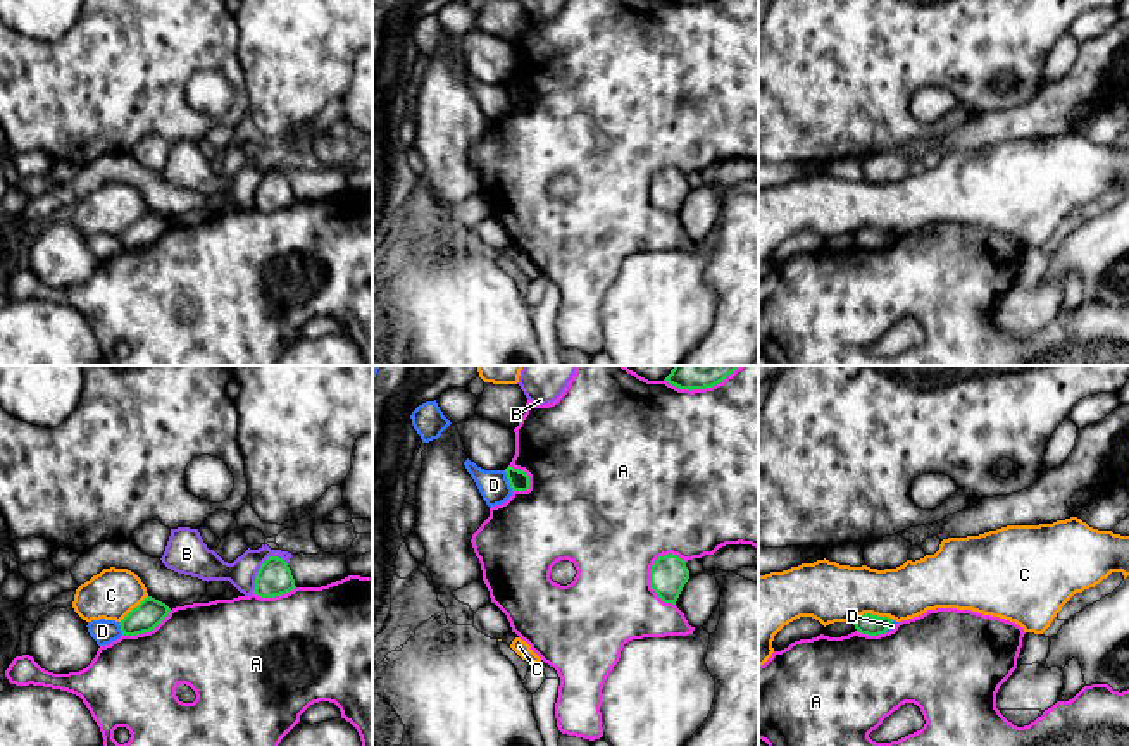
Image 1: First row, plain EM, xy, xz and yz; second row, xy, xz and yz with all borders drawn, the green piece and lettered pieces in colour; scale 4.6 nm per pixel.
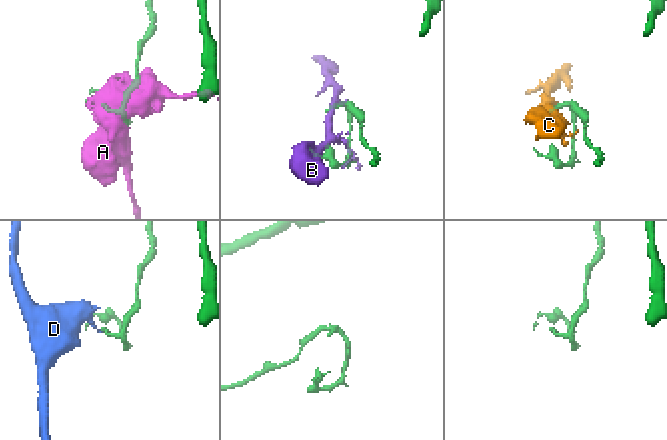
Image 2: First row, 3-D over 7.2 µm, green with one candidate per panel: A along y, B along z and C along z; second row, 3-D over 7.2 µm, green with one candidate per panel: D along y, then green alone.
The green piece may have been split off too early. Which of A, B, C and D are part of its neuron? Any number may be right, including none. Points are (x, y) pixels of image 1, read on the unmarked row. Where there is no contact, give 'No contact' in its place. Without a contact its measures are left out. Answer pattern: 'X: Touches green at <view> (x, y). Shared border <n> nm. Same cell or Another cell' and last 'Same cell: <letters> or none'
A: Touches green at xz (650, 193). Shared border 260 nm. Another cell
B: Touches green at xy (259, 183). Shared border 220 nm. Another cell
C: Touches green at yz (873, 230). Shared border 200 nm. Another cell
D: Touches green at xz (509, 95). Shared border 100 nm. Another cell
Same cell: none

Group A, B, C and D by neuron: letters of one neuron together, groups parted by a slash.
A / B / C / D

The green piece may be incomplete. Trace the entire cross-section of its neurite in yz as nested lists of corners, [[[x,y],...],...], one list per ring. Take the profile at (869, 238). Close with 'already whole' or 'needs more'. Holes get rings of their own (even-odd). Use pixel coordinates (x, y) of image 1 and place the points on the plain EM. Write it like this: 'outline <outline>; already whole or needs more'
outline [[[864,227],[853,234],[853,239],[857,246],[867,248],[867,250],[879,250],[884,248],[889,241],[893,233],[889,231],[877,231],[872,227]]]; already whole

